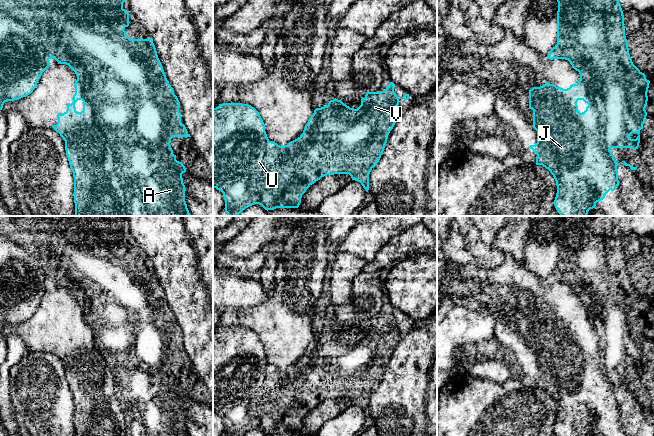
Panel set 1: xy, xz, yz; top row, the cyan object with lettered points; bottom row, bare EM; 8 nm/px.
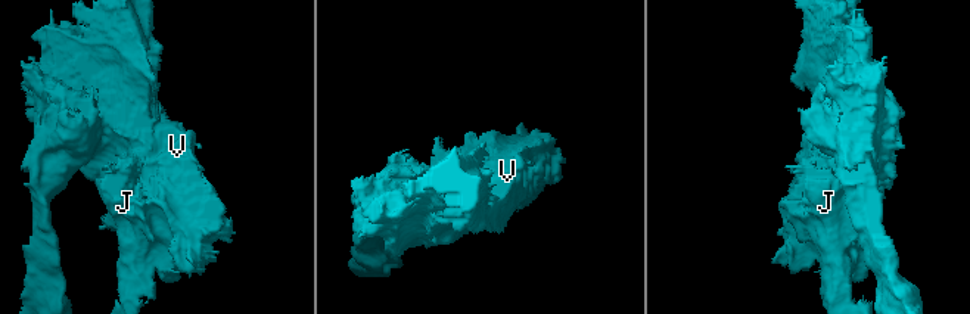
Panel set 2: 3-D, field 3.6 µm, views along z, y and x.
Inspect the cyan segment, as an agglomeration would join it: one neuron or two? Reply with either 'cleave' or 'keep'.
cleave

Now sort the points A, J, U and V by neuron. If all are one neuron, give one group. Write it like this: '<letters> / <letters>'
A J V / U

